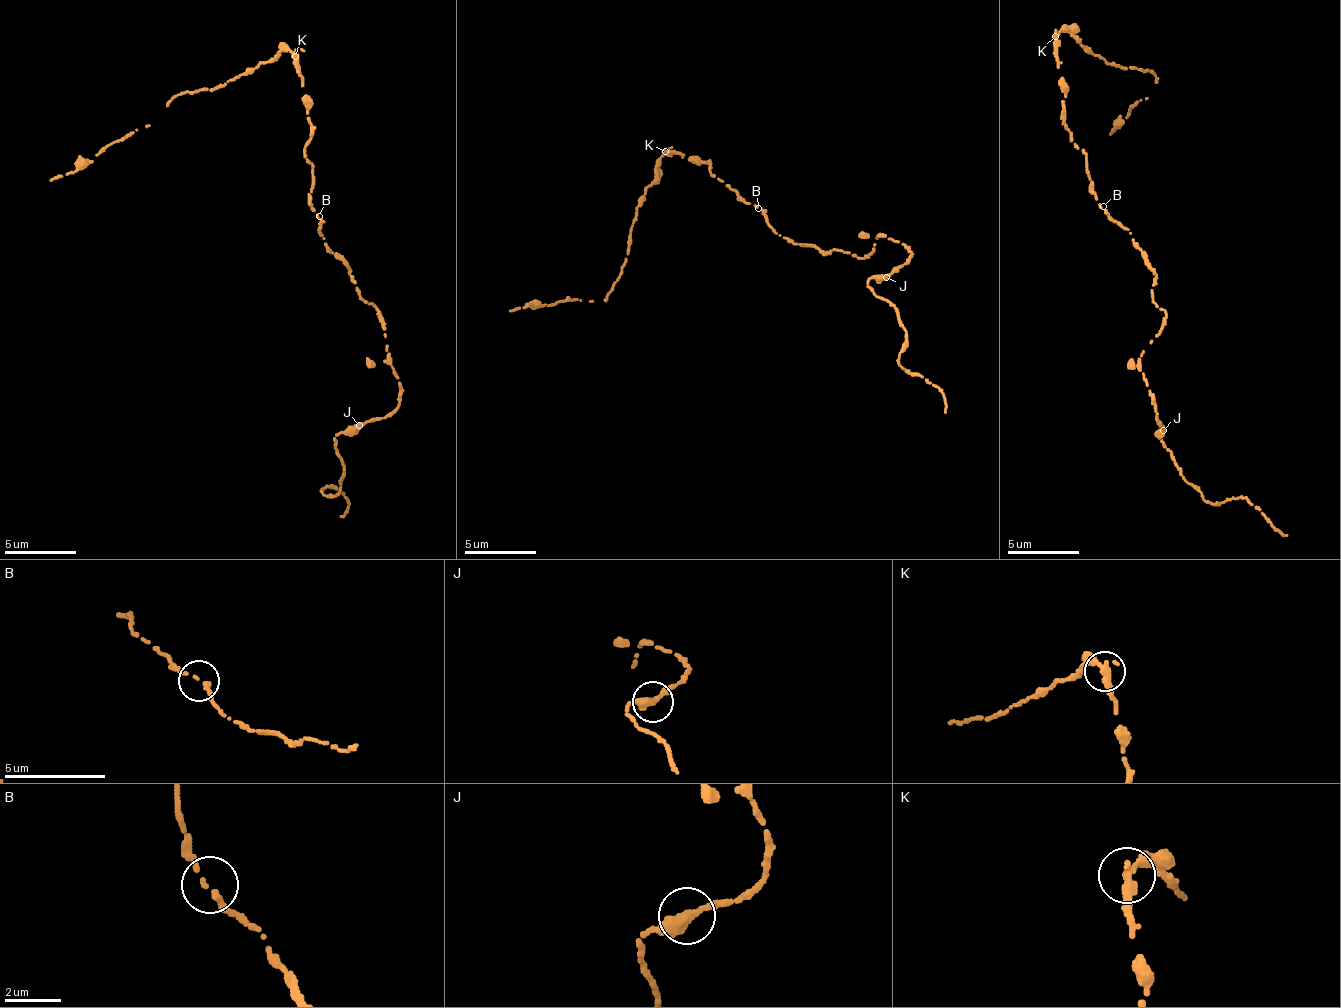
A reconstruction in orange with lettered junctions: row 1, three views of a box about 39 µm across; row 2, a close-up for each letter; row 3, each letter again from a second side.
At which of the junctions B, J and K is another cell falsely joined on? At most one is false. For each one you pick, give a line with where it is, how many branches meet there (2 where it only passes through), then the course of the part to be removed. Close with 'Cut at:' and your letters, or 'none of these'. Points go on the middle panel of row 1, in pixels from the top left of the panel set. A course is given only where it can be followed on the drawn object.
K: place (665, 151); branches 2; course (664, 152), (636, 211), (624, 264), (606, 299), (572, 298), (508, 311)
Cut at: K

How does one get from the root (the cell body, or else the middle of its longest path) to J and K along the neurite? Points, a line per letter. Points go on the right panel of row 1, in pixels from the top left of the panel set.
J: (1103, 206), (1131, 232), (1151, 271), (1153, 302), (1164, 314), (1160, 333), (1139, 359), (1163, 430)
K: (1103, 206), (1089, 181), (1086, 152), (1072, 141), (1065, 123), (1065, 80), (1060, 76), (1056, 35)

